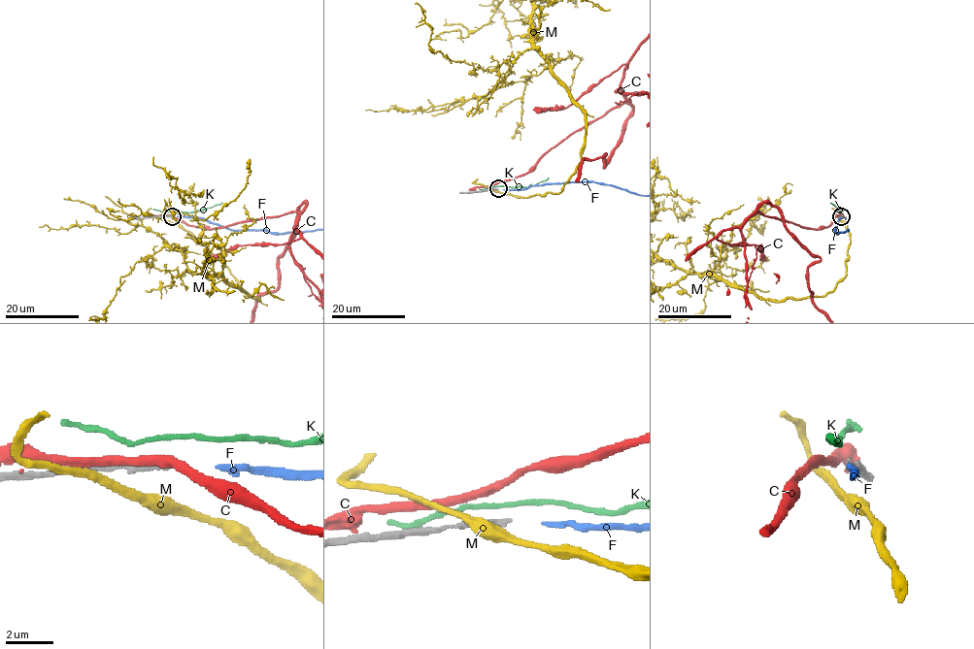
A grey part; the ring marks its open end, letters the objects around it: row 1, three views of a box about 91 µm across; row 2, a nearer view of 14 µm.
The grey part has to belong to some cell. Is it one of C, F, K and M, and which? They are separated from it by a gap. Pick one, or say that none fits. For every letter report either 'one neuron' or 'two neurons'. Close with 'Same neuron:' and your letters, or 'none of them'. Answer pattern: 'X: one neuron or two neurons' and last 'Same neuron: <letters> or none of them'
C: two neurons
F: one neuron
K: two neurons
M: two neurons
Same neuron: F

